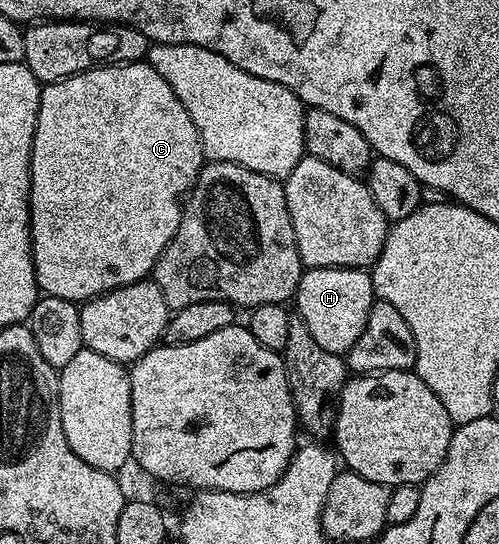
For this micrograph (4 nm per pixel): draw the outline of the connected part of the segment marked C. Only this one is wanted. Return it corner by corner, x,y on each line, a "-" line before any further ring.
147,61
139,63
121,63
110,67
95,67
89,71
83,71
77,75
66,77
57,83
46,83
40,88
40,104
38,105
38,121
34,129
34,145
32,146
32,156
30,157
30,221
32,222
32,260
34,261
34,273
36,274
36,286
44,295
53,295
54,297
62,297
66,301
77,305
83,304
89,299
93,299
95,295
101,295
107,291
113,291
119,287
125,287
131,283
137,283
140,279
149,278
152,270
156,267
158,257
166,249
166,245
174,237
174,233
180,224
180,213
182,210
182,200
192,189
192,183
198,177
201,167
206,162
206,156
202,149
202,141
198,137
198,129
194,129
194,121
190,121
190,113
186,113
182,101
178,101
178,97
174,93
174,89
170,89
170,85
166,85
166,81
158,72
155,71

